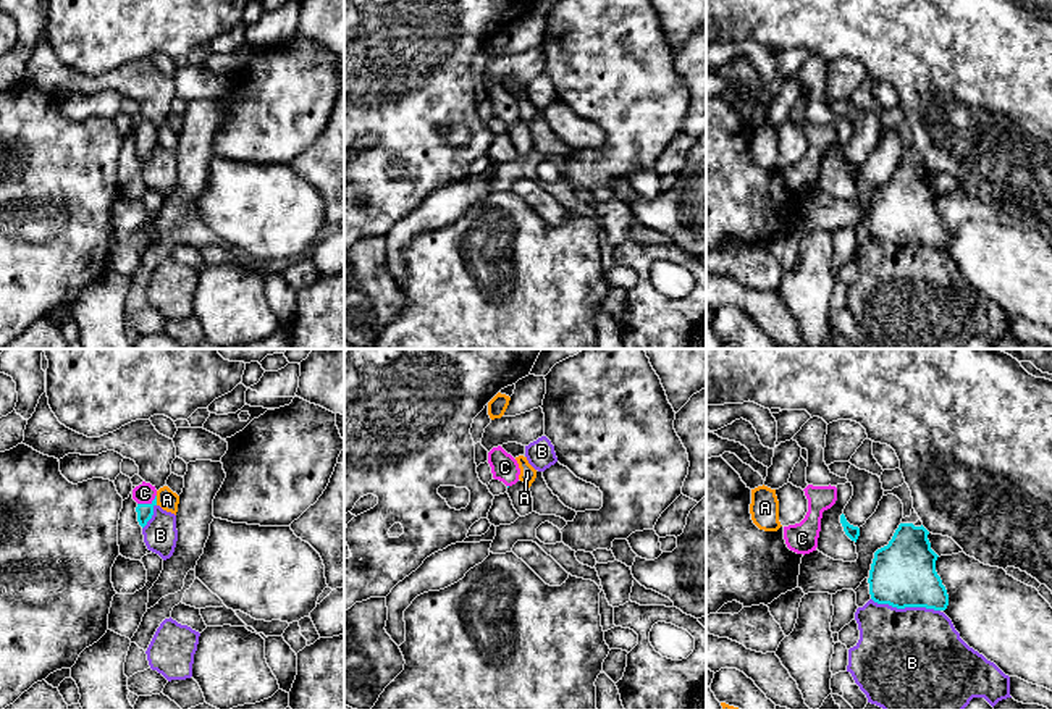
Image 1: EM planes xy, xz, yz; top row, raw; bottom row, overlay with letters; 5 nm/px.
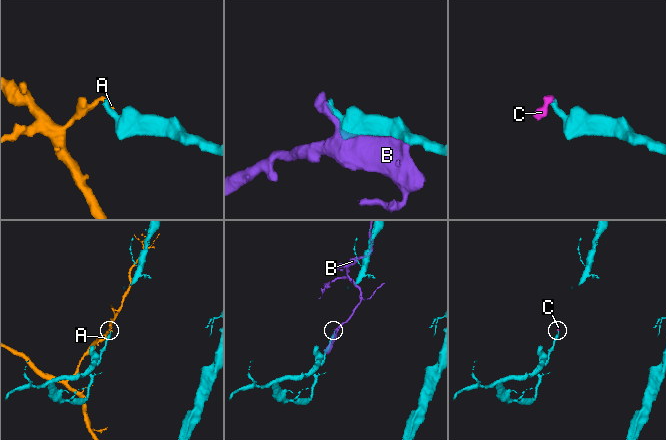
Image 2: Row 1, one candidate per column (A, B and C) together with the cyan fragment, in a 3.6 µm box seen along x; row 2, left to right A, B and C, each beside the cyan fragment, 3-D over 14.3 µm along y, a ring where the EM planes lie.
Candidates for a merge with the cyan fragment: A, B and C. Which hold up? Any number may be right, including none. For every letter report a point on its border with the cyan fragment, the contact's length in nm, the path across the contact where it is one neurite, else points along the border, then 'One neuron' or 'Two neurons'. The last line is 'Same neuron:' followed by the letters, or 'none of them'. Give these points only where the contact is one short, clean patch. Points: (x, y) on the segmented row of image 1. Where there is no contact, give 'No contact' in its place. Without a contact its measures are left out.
A: Touches cyan at xy (155, 501). Shared border 50 nm. Two neurons
B: Touches cyan at yz (905, 606). Shared border 360 nm. Two neurons
C: Touches cyan at xy (147, 504). Shared border 110 nm. Path across: xy (144, 511), (147, 504), (144, 493). One neuron
Same neuron: C

